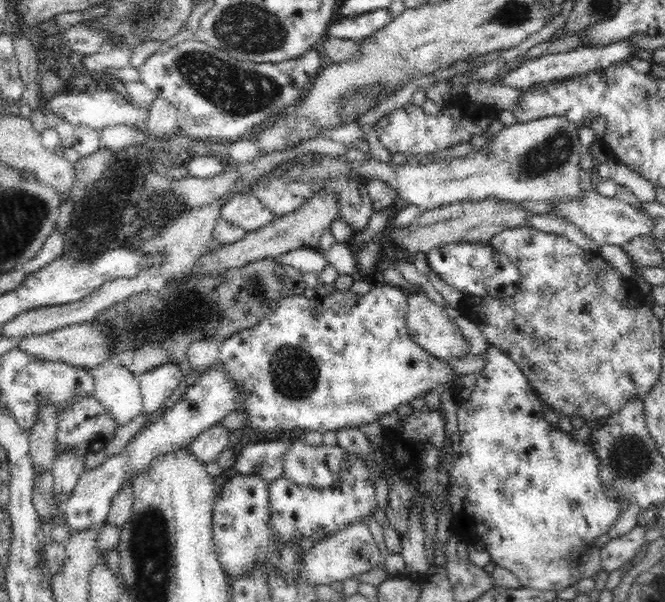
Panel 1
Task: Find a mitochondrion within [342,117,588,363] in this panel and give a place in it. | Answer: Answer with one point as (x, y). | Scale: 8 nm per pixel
(540, 160)

